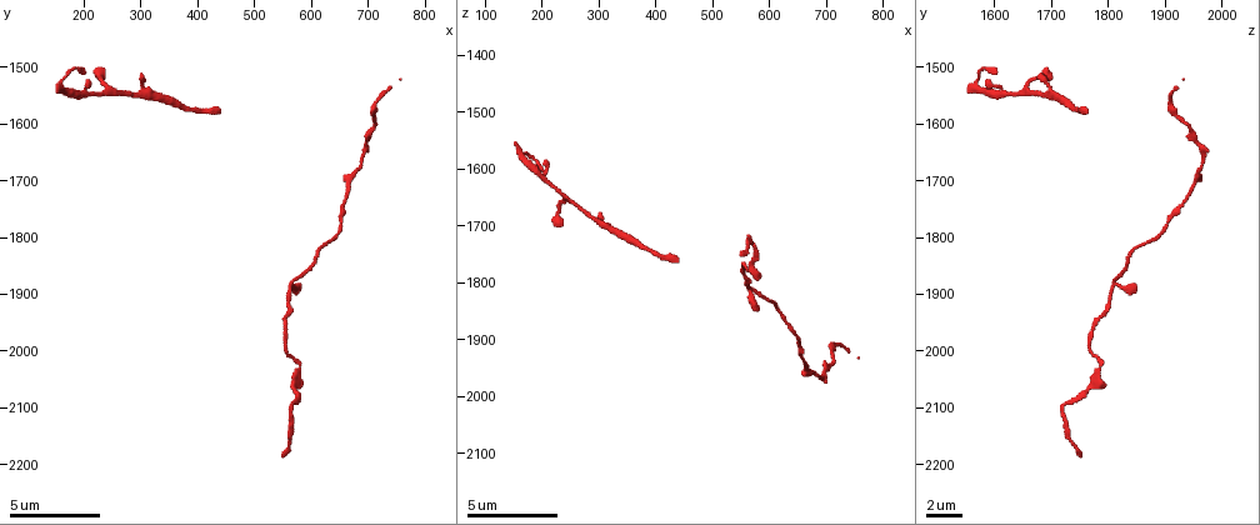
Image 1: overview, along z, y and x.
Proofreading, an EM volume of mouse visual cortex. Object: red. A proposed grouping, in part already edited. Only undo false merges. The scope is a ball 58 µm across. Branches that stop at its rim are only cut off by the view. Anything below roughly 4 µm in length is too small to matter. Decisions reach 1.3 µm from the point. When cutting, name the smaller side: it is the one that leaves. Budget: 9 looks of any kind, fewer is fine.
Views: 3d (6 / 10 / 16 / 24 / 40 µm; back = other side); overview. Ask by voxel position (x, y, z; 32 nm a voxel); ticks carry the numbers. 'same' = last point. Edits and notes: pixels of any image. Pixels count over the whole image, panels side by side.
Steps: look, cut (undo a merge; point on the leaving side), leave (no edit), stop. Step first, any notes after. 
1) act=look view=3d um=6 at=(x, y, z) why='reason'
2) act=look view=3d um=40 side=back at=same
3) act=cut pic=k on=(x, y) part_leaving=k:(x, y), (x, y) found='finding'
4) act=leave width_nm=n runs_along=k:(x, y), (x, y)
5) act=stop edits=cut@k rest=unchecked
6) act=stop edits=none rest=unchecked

act=look view=3d um=6 at=(645, 1800, 1890) why='calibre changes'

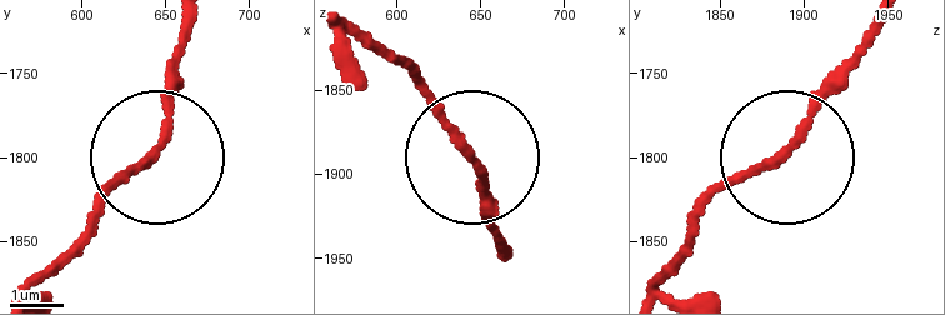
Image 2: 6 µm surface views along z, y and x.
act=look view=3d um=6 side=back at=(642, 1798, 1888)

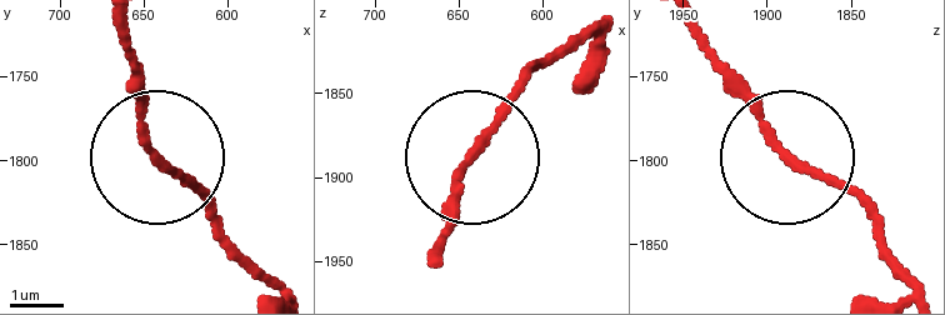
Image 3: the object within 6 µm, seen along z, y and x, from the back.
act=leave runs_along=3:(434, 253), (456, 168), (528, 64) found='all the same neuron'

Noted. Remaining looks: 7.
act=look view=3d um=16 at=(680, 1675, 1960)

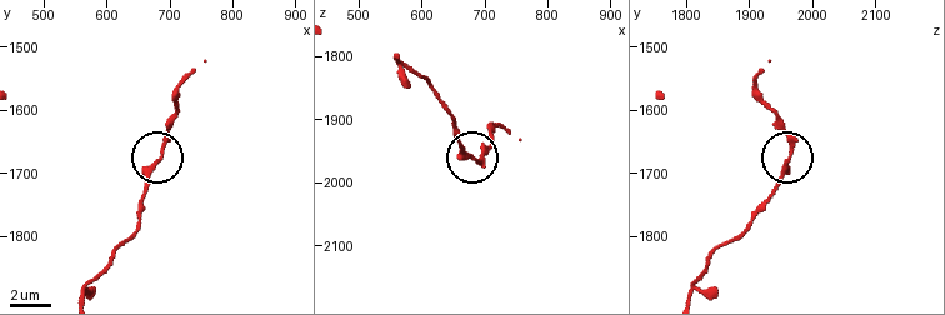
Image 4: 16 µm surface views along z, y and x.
act=look view=3d um=16 side=back at=(685, 1675, 1965)

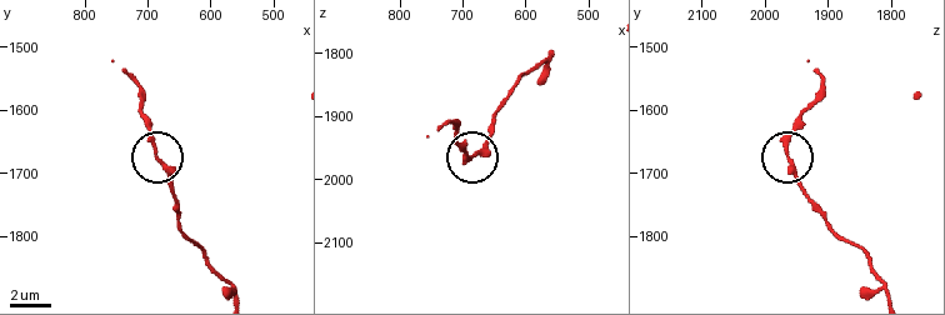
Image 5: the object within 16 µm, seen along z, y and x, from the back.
act=leave runs_along=5:(151, 126), (160, 165), (175, 194) found='one neuron here'

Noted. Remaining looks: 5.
act=look view=3d um=16 at=(365, 1565, 1730) why='sudden change in width'

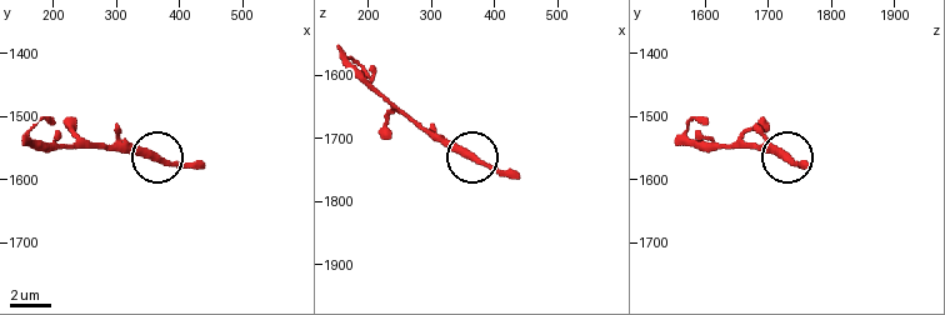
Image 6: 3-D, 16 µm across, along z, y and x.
act=leave found='all the same neuron'

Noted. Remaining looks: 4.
act=look view=3d um=10 at=(555, 1960, 1770) why='calibre changes'

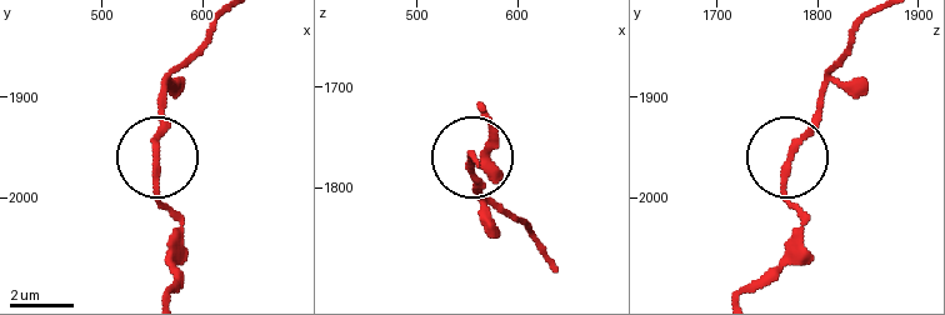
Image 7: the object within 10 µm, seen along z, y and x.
act=look view=3d um=10 side=back at=(556, 1960, 1776)

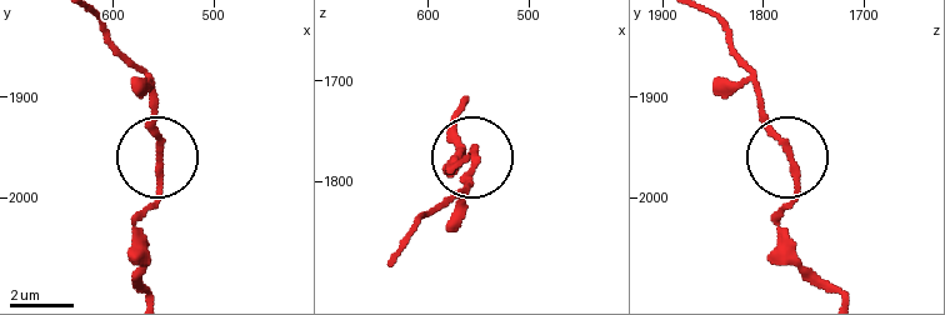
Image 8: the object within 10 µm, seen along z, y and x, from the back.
act=leave width_nm=190 runs_along=8:(716, 20), (798, 189), (781, 259) found='continuous, no second neuron'

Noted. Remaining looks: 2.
act=stop edits=none rest=unchecked

